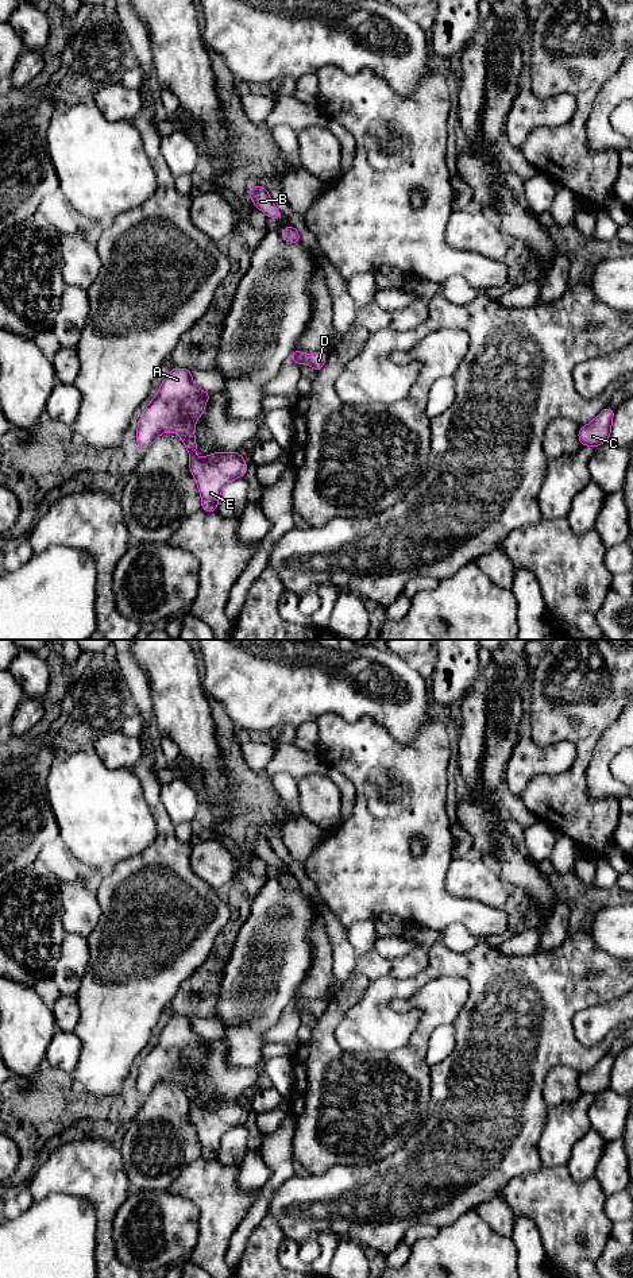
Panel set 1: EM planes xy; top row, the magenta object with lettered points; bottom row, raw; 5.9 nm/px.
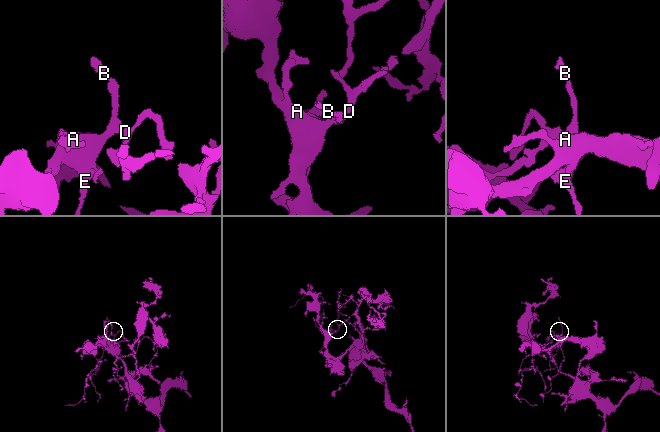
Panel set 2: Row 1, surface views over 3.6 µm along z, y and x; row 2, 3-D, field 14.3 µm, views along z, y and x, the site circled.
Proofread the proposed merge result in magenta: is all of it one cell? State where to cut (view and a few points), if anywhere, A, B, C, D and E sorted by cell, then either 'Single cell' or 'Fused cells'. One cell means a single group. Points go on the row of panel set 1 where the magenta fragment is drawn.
No split. Groups: A B C D E. Single cell

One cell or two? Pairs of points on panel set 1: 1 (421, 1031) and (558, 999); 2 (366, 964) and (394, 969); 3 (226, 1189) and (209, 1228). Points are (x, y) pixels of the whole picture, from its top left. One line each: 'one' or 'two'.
1: two
2: one
3: one

